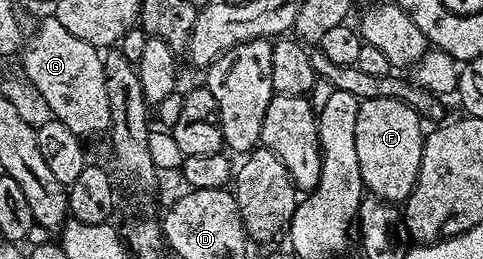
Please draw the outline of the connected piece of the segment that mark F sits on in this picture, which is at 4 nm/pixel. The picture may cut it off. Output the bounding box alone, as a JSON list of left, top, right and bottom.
[356,98,424,204]

